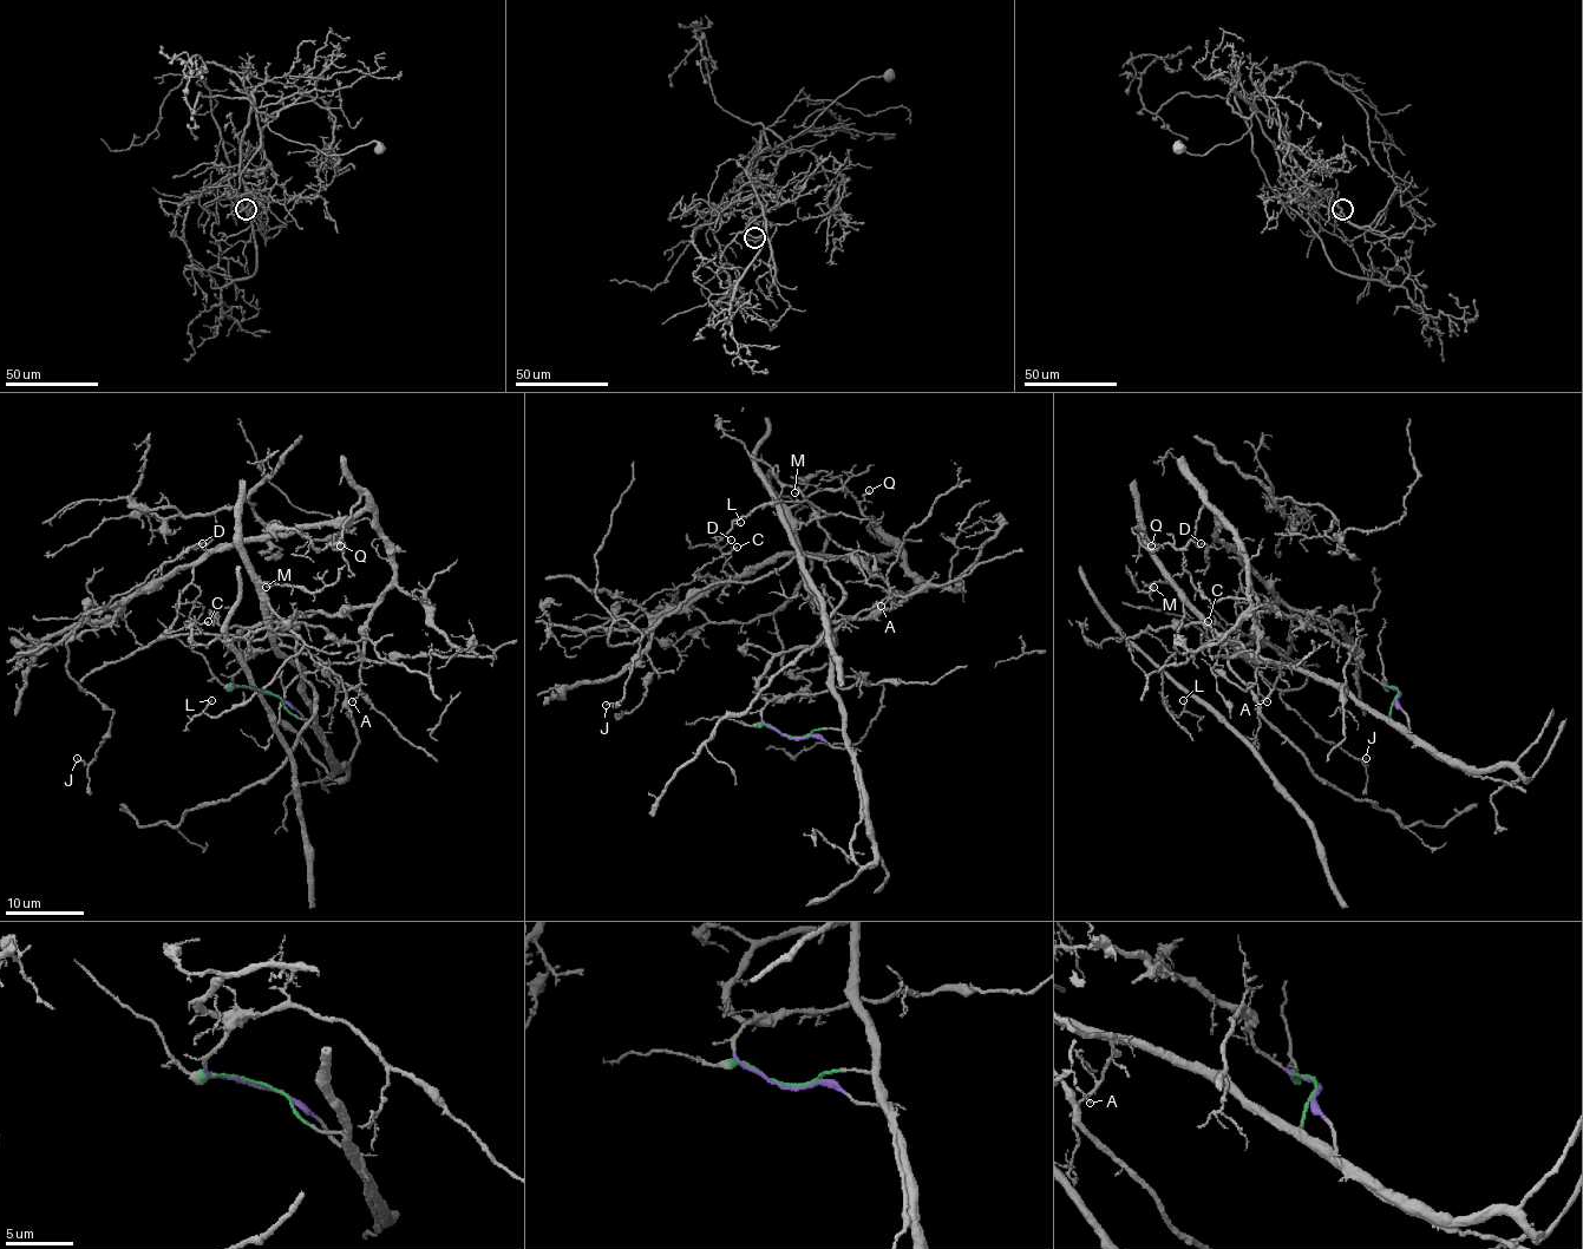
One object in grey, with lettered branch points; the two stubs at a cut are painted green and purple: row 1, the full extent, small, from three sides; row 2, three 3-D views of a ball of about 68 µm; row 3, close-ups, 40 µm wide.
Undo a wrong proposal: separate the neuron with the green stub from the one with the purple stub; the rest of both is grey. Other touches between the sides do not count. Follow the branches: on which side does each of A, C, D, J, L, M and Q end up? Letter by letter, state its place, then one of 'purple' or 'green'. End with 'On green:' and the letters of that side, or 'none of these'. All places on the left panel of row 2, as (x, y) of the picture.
A: (352, 701) | purple
C: (208, 621) | purple
D: (202, 543) | purple
J: (77, 758) | green
L: (211, 700) | green
M: (266, 587) | green
Q: (340, 545) | purple
On green: J, L, M

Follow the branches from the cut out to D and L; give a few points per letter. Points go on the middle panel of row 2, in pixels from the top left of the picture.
D: (793, 739), (761, 719), (767, 666), (922, 586), (875, 558), (773, 555), (738, 574), (730, 538)
L: (793, 737), (843, 727), (832, 646), (793, 533), (831, 512), (808, 501), (776, 501), (740, 523)

